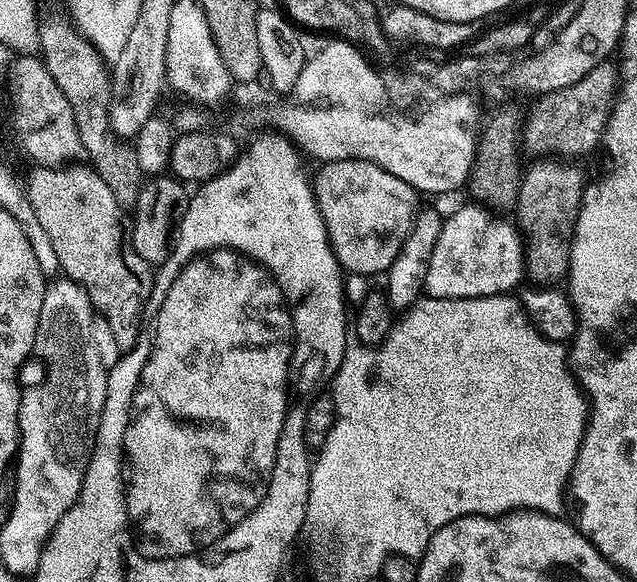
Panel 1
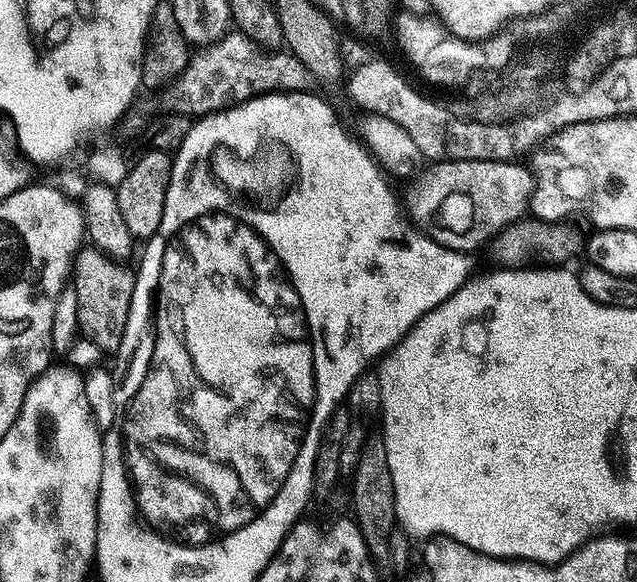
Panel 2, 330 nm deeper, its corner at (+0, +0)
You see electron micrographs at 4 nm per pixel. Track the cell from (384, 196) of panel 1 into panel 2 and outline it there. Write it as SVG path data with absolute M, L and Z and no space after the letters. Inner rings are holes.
M442 160L429 163L407 181L409 184L404 196L402 192L403 211L413 225L428 224L427 235L443 248L451 248L456 254L472 254L475 248L491 241L503 228L515 223L529 211L532 173L519 164L506 160Z

